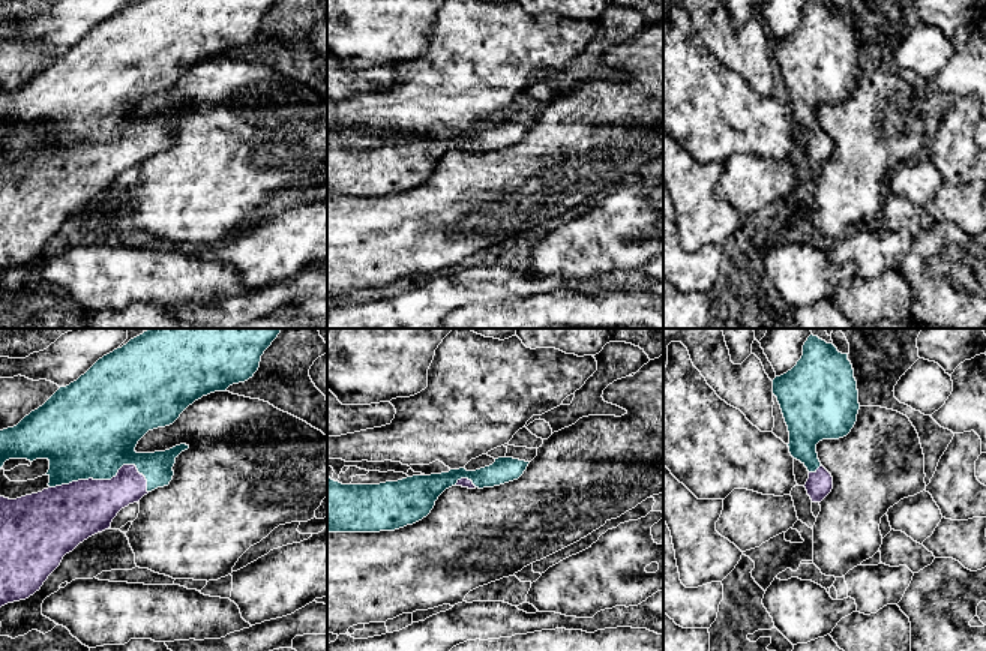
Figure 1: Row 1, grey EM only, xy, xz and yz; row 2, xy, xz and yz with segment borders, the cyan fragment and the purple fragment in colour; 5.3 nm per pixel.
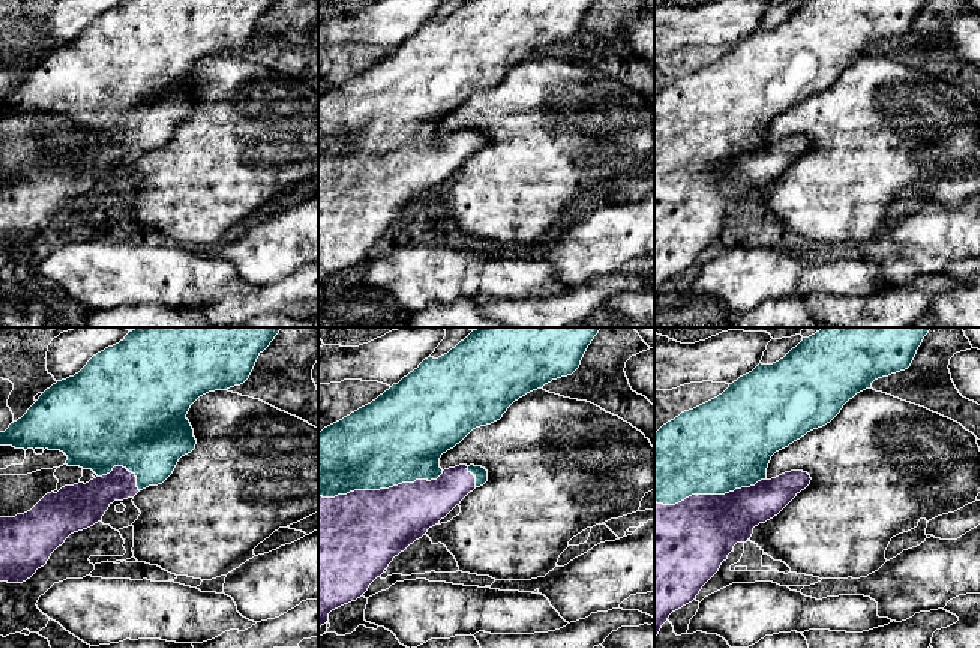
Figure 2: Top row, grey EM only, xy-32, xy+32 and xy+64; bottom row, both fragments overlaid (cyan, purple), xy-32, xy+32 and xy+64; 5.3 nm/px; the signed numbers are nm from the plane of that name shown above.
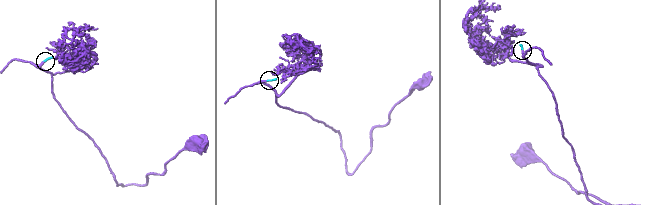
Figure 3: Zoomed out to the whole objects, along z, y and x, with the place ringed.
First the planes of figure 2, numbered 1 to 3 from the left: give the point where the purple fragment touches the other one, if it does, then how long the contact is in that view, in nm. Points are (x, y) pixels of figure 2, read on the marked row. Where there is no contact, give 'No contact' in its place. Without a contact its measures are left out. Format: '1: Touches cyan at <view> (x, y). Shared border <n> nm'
1: Touches cyan at xy-32 (123, 467). Shared border 240 nm
2: Touches cyan at xy+32 (380, 488). Shared border 700 nm
3: Touches cyan at xy+64 (710, 494). Shared border 600 nm

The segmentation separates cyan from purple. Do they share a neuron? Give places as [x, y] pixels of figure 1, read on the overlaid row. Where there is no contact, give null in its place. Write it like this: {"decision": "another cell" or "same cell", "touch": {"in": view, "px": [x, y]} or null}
{"decision": "same cell", "touch": {"in": "xy", "px": [99, 479]}}

